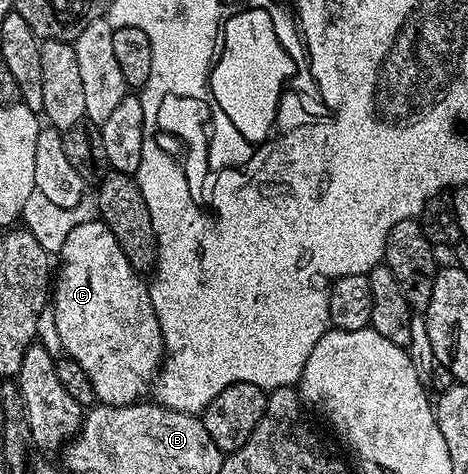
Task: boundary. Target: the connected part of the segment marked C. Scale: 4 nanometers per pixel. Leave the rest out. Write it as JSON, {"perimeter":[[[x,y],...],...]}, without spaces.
{"perimeter":[[[93,220],[80,223],[67,234],[60,251],[62,267],[57,267],[56,281],[52,286],[52,307],[56,327],[60,332],[65,357],[76,360],[92,380],[95,399],[104,406],[131,406],[152,383],[164,361],[160,320],[152,308],[149,285],[143,275],[128,264],[124,248],[112,236],[105,222]]]}

